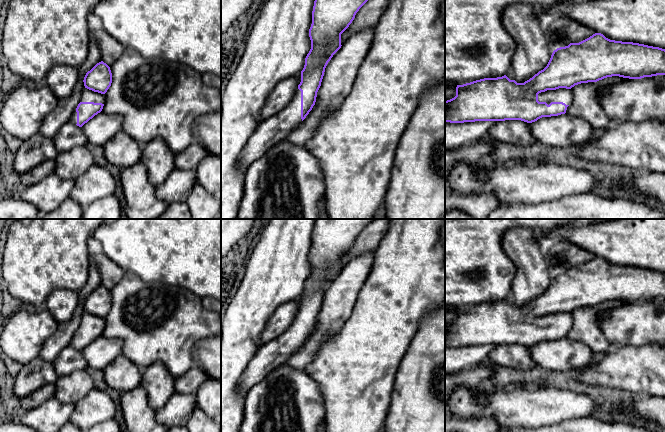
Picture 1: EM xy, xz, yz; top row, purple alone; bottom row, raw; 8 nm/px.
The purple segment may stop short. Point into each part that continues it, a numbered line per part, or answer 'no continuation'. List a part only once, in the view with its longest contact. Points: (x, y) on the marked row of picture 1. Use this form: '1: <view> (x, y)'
1: yz (564, 95)

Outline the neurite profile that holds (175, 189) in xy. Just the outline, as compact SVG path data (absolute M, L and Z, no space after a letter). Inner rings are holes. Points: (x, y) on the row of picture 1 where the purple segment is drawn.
M174 168L166 180L156 187L156 196L168 204L186 203L196 183L195 170Z

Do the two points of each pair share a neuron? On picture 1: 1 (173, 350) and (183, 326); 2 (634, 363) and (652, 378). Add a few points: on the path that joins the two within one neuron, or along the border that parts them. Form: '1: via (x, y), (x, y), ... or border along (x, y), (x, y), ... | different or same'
1: via (173, 344), (173, 336), (177, 332) | same
2: via (638, 367), (648, 374) | same

